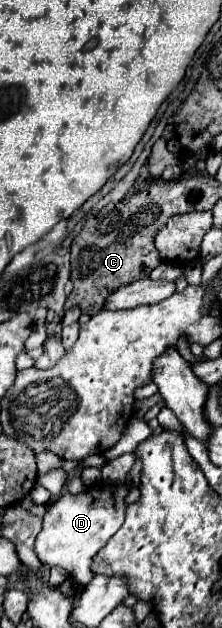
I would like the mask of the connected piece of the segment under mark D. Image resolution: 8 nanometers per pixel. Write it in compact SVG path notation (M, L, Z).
M95 484L81 494L63 494L57 502L51 502L43 516L43 528L37 536L37 556L47 566L63 566L71 580L79 586L87 586L93 578L93 556L109 542L109 538L121 528L127 510L127 488L99 488L107 484Z

